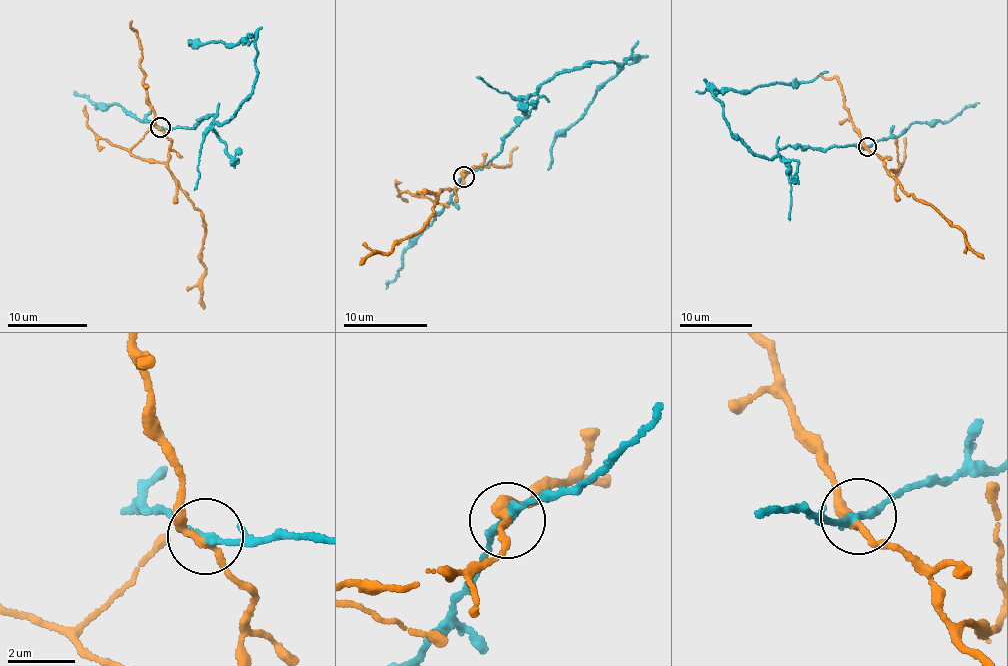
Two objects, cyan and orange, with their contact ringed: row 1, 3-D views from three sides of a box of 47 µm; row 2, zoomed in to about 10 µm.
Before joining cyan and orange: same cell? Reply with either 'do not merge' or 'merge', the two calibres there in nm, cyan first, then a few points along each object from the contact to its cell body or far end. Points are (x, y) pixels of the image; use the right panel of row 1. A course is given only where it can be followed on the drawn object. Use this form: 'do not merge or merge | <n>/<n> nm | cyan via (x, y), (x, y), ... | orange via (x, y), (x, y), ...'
do not merge | 190/190 nm | cyan via (868, 146), (789, 144), (758, 155), (730, 132), (714, 92), (794, 86), (828, 72) | orange via (868, 148), (884, 162), (887, 173), (904, 191), (923, 200), (963, 231), (968, 245), (984, 258)

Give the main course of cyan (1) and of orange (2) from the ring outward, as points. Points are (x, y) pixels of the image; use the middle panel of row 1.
1: (464, 177), (535, 109), (540, 83), (594, 61), (630, 60), (598, 86), (580, 119), (558, 131), (548, 170)
2: (463, 176), (462, 183), (450, 190), (442, 188), (435, 196), (428, 225), (387, 253), (375, 253), (359, 265)

